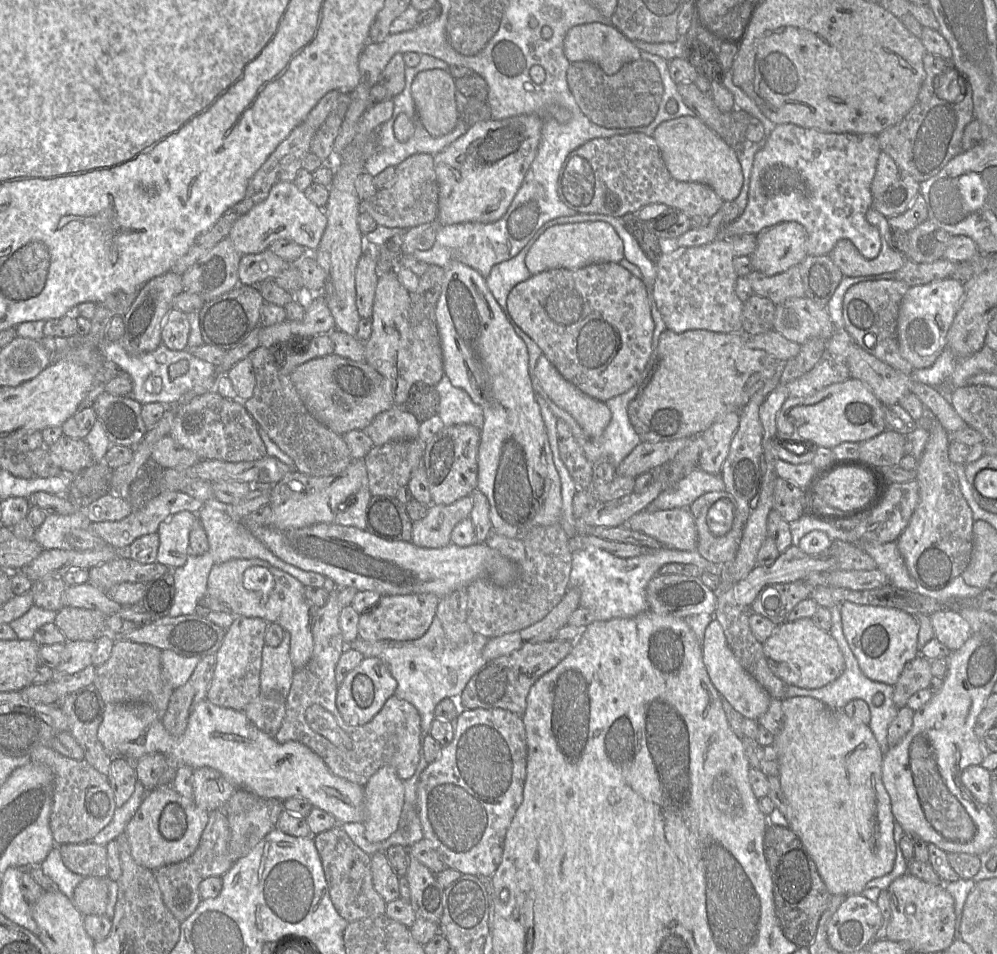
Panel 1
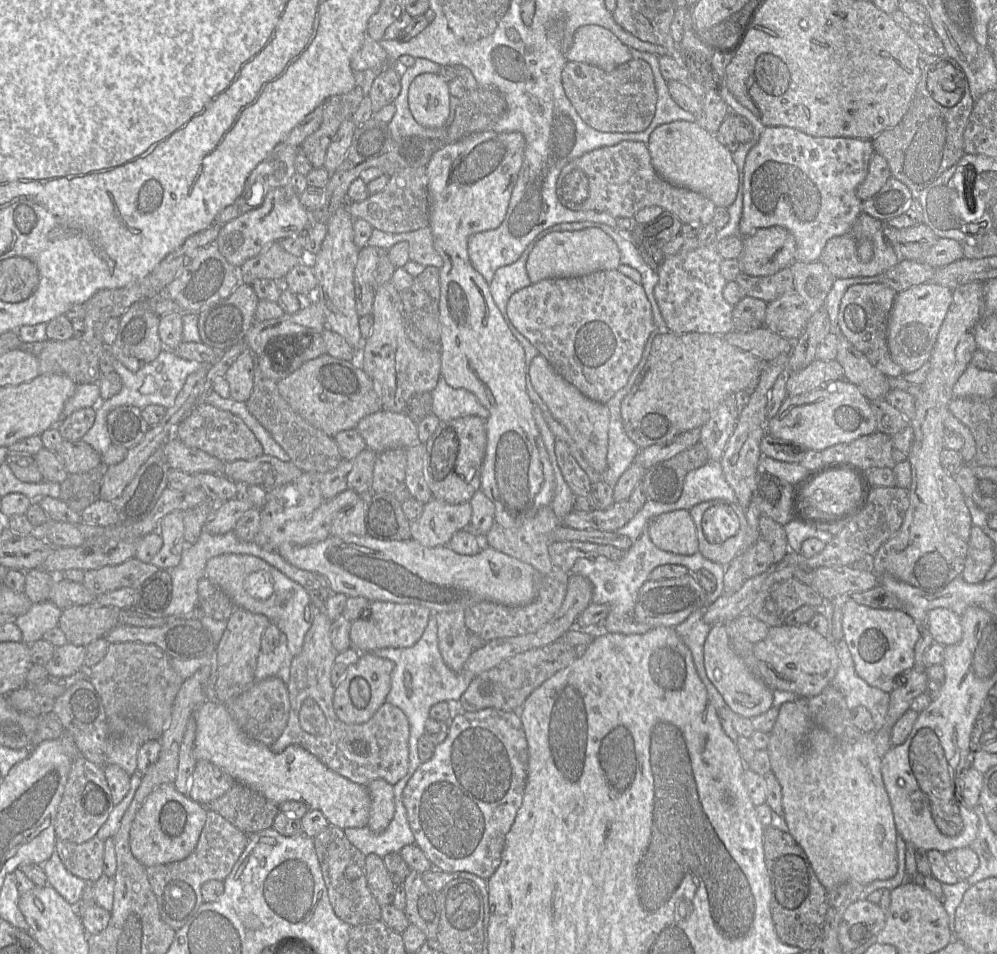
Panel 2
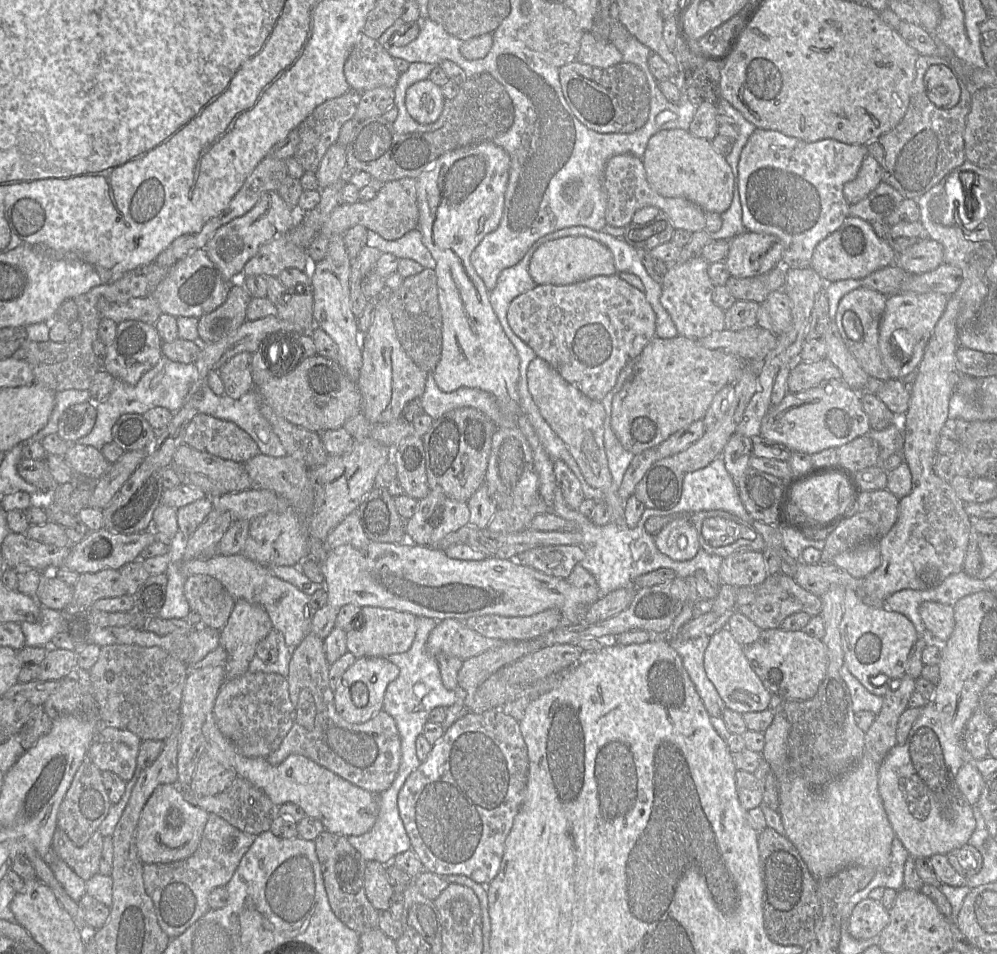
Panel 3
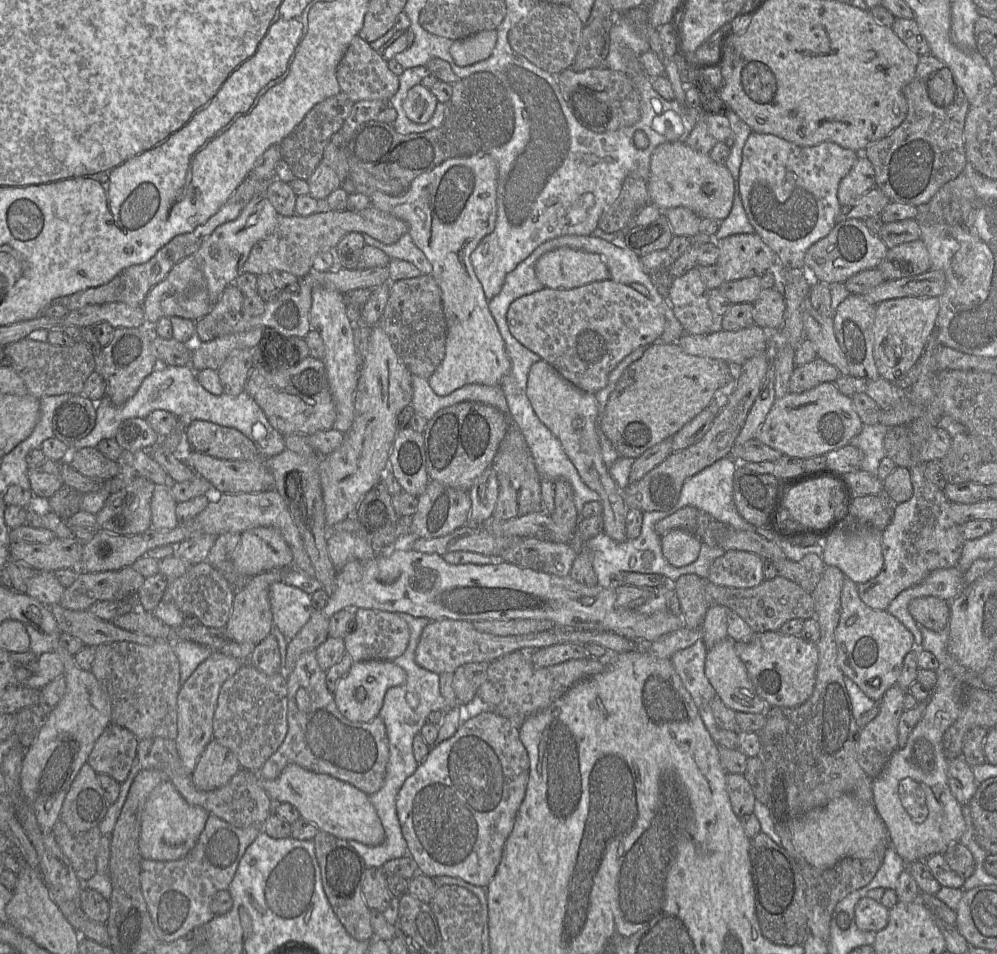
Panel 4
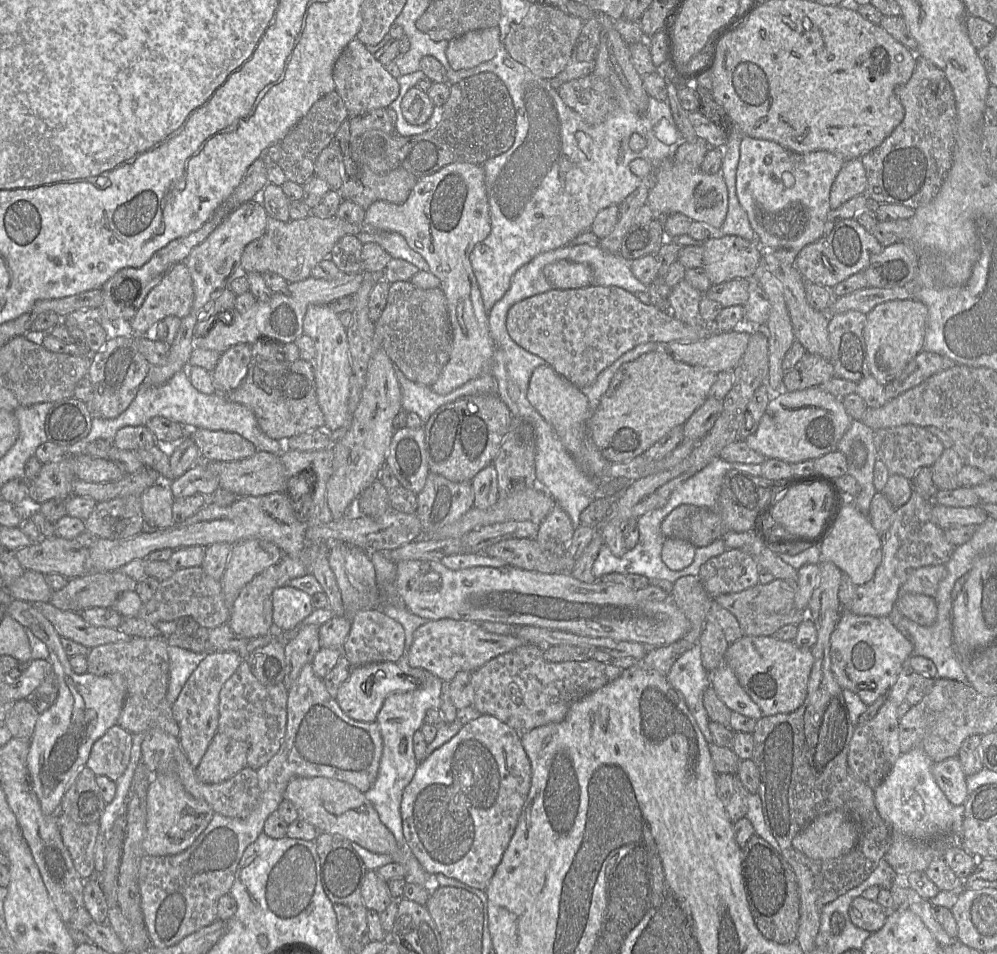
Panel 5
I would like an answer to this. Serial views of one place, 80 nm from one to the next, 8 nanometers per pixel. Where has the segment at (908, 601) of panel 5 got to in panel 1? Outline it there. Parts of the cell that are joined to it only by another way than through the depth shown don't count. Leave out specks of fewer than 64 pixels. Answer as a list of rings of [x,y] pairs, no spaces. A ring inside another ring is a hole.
[[[940,610],[930,615],[934,637],[951,651],[959,649],[971,636],[972,627],[955,610]]]

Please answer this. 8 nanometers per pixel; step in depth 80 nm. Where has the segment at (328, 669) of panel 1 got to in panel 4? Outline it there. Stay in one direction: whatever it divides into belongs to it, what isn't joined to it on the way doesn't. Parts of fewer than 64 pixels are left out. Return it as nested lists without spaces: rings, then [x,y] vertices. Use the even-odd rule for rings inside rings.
[[[315,650],[303,653],[287,677],[288,730],[280,747],[257,772],[261,778],[274,780],[289,764],[297,764],[316,773],[329,774],[368,795],[384,784],[389,759],[389,741],[383,720],[376,716],[369,722],[352,722],[338,710],[326,685],[326,671],[316,659]]]

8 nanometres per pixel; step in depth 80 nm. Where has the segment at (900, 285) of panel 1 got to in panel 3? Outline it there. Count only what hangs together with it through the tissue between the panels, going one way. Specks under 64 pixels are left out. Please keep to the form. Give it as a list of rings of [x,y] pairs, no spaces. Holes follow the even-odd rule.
[[[859,287],[842,297],[836,312],[835,323],[840,336],[860,367],[870,376],[882,381],[890,378],[884,365],[879,346],[879,325],[888,296],[872,289]]]

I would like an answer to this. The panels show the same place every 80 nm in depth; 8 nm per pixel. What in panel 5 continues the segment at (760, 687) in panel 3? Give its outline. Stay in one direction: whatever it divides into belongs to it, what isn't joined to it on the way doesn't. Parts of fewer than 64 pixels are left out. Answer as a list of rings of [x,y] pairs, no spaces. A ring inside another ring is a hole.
[[[725,663],[709,673],[711,686],[724,704],[734,712],[755,720],[760,719],[762,711],[740,685],[733,670]]]

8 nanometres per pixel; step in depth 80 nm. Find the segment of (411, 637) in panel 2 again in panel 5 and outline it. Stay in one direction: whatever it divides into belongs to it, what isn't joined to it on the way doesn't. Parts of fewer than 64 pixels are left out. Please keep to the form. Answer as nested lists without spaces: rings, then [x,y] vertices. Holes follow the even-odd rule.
[[[380,607],[360,610],[351,619],[351,628],[342,646],[342,655],[352,667],[379,662],[397,662],[404,651],[405,632],[400,623],[387,616]]]

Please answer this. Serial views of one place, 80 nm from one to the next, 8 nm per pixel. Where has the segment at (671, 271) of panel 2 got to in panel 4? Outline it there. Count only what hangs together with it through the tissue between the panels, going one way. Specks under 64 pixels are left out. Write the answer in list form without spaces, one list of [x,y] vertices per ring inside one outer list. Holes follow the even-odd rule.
[[[698,266],[673,279],[667,301],[684,333],[703,335],[718,328],[718,318],[708,306],[709,291]]]

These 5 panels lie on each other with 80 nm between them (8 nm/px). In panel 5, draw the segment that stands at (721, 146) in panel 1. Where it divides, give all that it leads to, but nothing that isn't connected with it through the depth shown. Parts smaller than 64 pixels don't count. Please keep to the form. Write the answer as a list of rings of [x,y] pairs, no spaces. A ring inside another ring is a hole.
[[[669,159],[656,171],[655,184],[650,189],[647,204],[657,217],[682,213],[693,221],[720,229],[728,213],[728,189],[721,173],[707,174]]]

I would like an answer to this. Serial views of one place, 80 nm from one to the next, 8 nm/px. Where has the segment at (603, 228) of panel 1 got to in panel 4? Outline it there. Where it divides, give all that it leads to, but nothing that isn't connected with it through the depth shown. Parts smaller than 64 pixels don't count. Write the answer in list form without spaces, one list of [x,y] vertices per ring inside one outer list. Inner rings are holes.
[[[569,247],[543,254],[535,264],[535,273],[544,287],[552,289],[572,289],[611,278],[598,254]]]

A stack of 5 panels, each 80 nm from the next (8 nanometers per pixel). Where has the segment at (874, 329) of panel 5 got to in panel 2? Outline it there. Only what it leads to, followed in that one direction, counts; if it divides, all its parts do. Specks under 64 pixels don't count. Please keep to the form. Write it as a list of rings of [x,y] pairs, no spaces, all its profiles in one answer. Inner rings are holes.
[[[934,282],[916,285],[897,293],[888,322],[887,344],[892,360],[904,373],[914,372],[929,361],[952,297],[952,290]]]

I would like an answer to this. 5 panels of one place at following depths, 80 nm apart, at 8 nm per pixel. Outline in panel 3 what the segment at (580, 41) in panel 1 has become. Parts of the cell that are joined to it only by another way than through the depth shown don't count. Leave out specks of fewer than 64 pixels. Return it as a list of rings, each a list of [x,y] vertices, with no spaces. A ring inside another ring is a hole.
[[[590,31],[583,33],[576,61],[597,68],[608,68],[622,60],[621,52],[612,42],[600,41]]]

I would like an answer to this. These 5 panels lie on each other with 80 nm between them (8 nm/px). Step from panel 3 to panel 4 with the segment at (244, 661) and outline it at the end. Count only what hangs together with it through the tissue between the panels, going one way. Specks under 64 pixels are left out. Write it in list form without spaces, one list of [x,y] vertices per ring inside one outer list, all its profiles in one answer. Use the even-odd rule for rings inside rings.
[[[274,569],[251,577],[247,583],[235,591],[232,611],[225,626],[230,641],[236,643],[259,644],[270,633],[273,624],[273,615],[269,601],[270,586],[282,579],[283,569]]]

